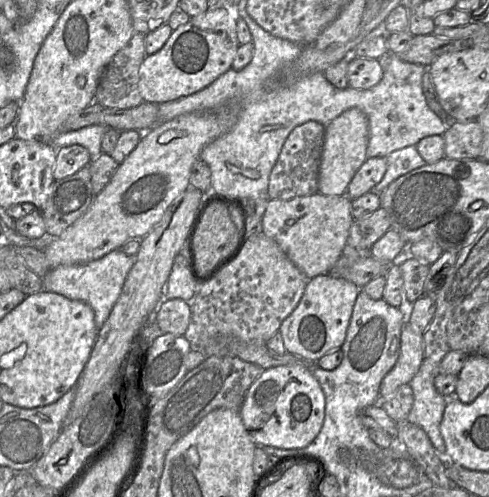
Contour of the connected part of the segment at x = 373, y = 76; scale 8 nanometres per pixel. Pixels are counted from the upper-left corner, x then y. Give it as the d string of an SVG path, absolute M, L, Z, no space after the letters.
M351 56L348 58L348 84L353 89L370 89L381 81L383 74L380 60Z

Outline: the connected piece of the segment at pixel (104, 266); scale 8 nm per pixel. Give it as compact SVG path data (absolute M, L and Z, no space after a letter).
M115 249L100 259L75 265L60 265L51 268L42 278L43 289L60 294L71 300L79 300L91 306L95 315L97 330L101 329L108 319L113 306L118 300L125 279L135 262L135 256Z

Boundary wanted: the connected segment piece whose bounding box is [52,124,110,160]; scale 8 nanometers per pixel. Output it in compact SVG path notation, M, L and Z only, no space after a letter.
M96 124L78 130L65 131L53 140L52 145L56 148L75 144L82 145L89 151L91 160L96 160L102 154L101 141L109 128L102 124Z

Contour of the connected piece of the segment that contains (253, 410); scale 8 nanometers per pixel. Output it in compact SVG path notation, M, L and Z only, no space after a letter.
M279 365L262 371L246 392L239 411L256 445L299 449L310 444L322 428L325 396L308 367Z

